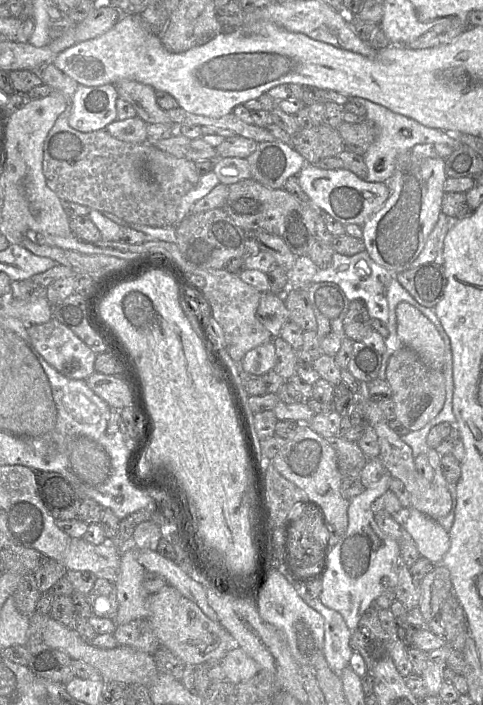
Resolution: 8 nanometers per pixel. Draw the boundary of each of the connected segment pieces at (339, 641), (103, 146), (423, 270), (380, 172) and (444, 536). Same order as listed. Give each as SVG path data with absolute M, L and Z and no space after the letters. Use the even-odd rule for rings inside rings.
M305 587L297 589L304 602L324 618L323 653L330 669L340 677L341 672L349 665L353 653L349 644L351 630L339 612L323 605L319 598L310 597Z
M53 63L44 65L39 71L39 76L43 83L49 85L53 90L61 92L66 101L65 110L56 119L44 142L43 173L48 187L61 200L75 202L100 212L106 211L130 223L150 227L175 226L176 228L180 201L198 184L200 179L194 162L186 158L177 158L147 142L137 144L121 141L111 136L105 129L92 132L75 130L69 125L68 119L79 83L59 70ZM142 163L147 164L150 177L146 177L142 173L139 167Z
M426 263L395 274L403 288L422 306L433 308L442 299L445 275L441 265Z
M348 98L351 101L359 102L366 110L366 119L373 123L377 130L377 137L374 143L369 147L363 155L365 165L367 167L366 182L387 183L393 175L398 157L411 150L415 145L440 143L451 146L456 149L462 143L455 136L449 136L443 132L436 131L436 128L426 127L419 122L394 113L389 109L373 103L363 98Z
M410 507L410 516L406 530L414 539L420 558L426 558L433 564L442 564L450 549L450 536L438 521L419 510Z

